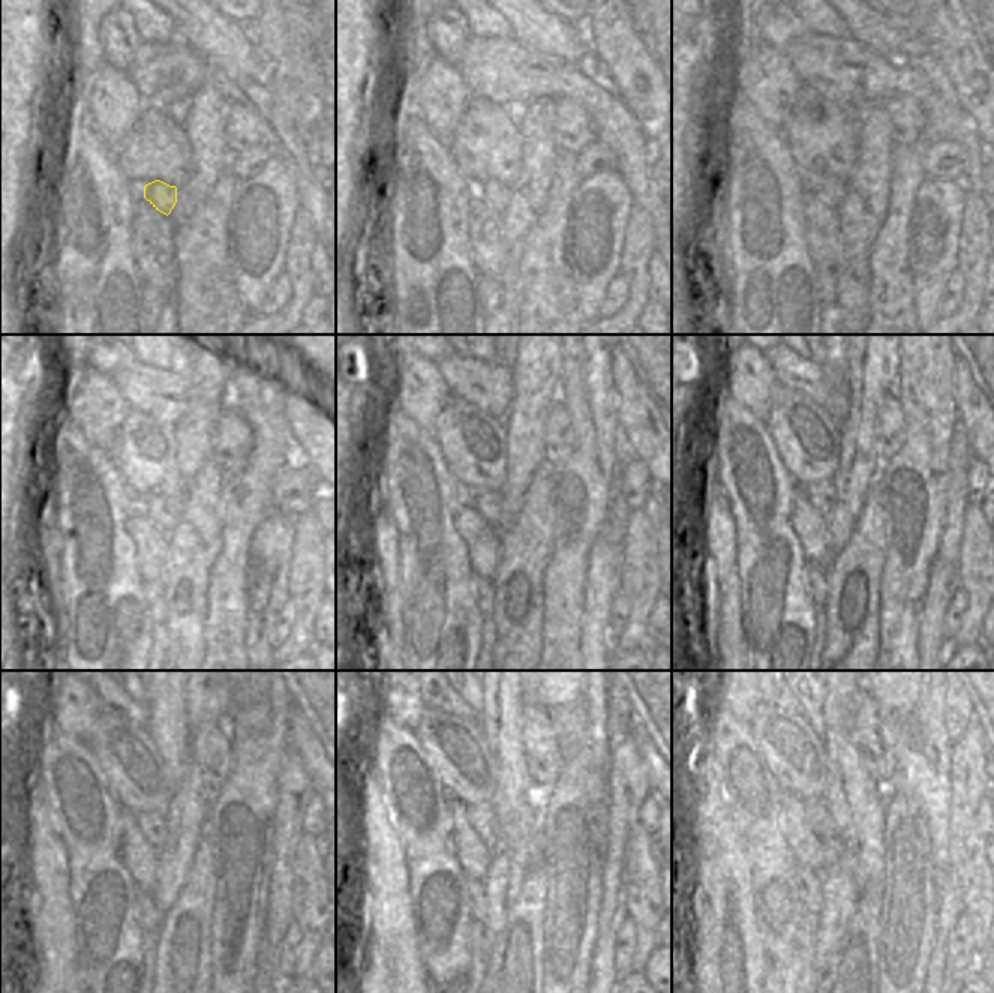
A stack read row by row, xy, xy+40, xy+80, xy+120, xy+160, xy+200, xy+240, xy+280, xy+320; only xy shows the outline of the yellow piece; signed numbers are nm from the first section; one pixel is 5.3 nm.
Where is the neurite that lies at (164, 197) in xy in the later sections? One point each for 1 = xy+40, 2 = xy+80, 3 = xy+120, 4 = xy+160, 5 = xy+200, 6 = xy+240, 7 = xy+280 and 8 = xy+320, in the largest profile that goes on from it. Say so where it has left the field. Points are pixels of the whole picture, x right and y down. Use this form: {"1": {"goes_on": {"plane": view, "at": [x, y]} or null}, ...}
{"1": {"goes_on": {"plane": "xy+40", "at": [496, 194]}}, "2": {"goes_on": {"plane": "xy+80", "at": [832, 189]}}, "3": {"goes_on": {"plane": "xy+120", "at": [165, 513]}}, "4": {"goes_on": {"plane": "xy+160", "at": [486, 503]}}, "5": {"goes_on": {"plane": "xy+200", "at": [822, 495]}}, "6": {"goes_on": {"plane": "xy+240", "at": [152, 825]}}, "7": {"goes_on": {"plane": "xy+280", "at": [482, 816]}}, "8": {"goes_on": {"plane": "xy+320", "at": [816, 812]}}}

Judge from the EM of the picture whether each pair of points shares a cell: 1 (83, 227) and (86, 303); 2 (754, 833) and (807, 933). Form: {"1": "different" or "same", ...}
{"1": "same", "2": "different"}

